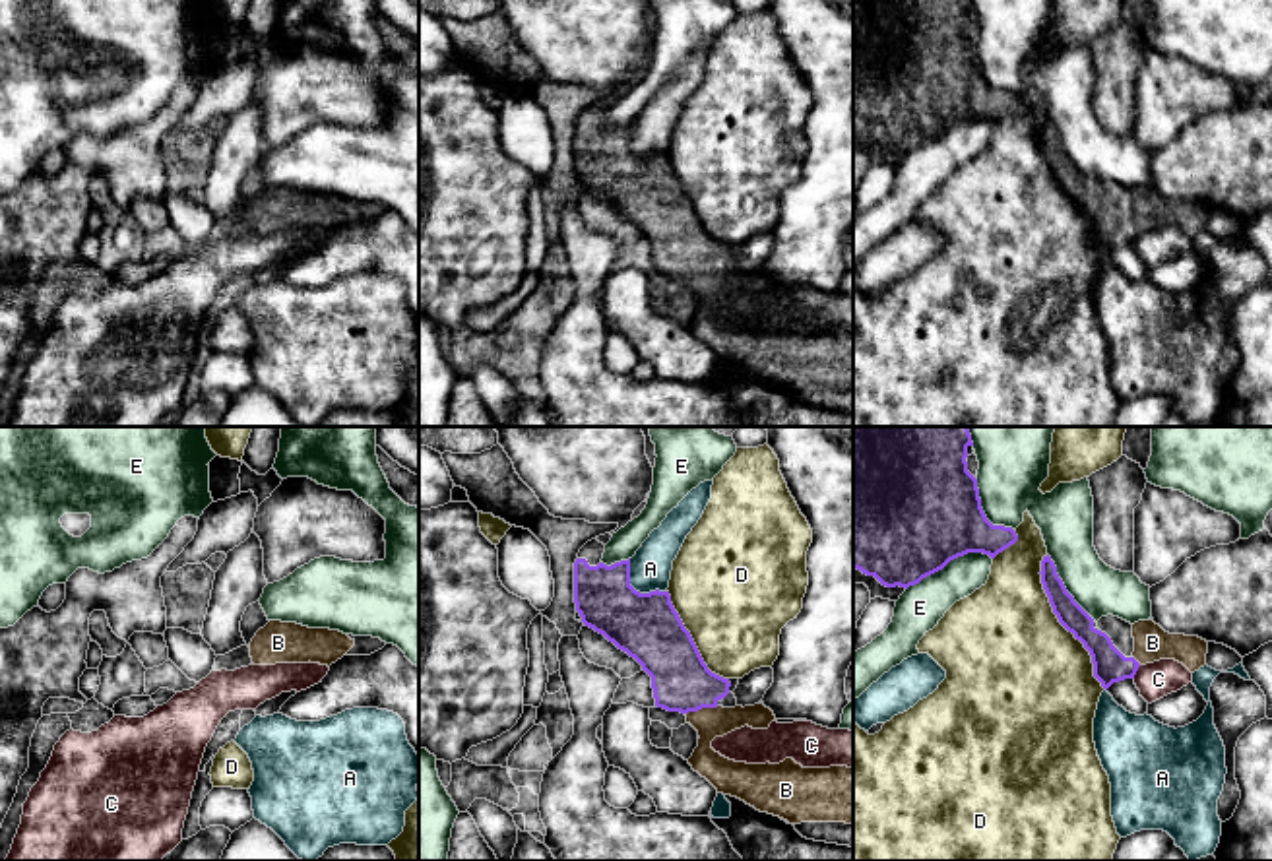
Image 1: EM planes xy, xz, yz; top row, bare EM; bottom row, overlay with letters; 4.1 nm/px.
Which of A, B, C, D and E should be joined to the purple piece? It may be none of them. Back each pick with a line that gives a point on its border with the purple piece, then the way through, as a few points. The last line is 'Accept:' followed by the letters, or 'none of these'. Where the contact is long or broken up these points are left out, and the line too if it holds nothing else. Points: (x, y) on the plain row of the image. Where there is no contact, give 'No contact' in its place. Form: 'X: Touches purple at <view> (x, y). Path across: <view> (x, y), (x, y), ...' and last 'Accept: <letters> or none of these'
B: Touches purple at xz (700, 274). Path across: xz (681, 247), (697, 262), (700, 274), (710, 287)
Accept: B

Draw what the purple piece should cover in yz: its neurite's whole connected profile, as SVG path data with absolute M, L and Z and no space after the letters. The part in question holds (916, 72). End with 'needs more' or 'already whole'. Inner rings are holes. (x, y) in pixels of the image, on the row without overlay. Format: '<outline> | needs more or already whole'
M853 0L853 134L886 153L909 153L968 118L995 124L1018 107L1012 93L993 91L977 54L979 27L971 0Z | needs more

